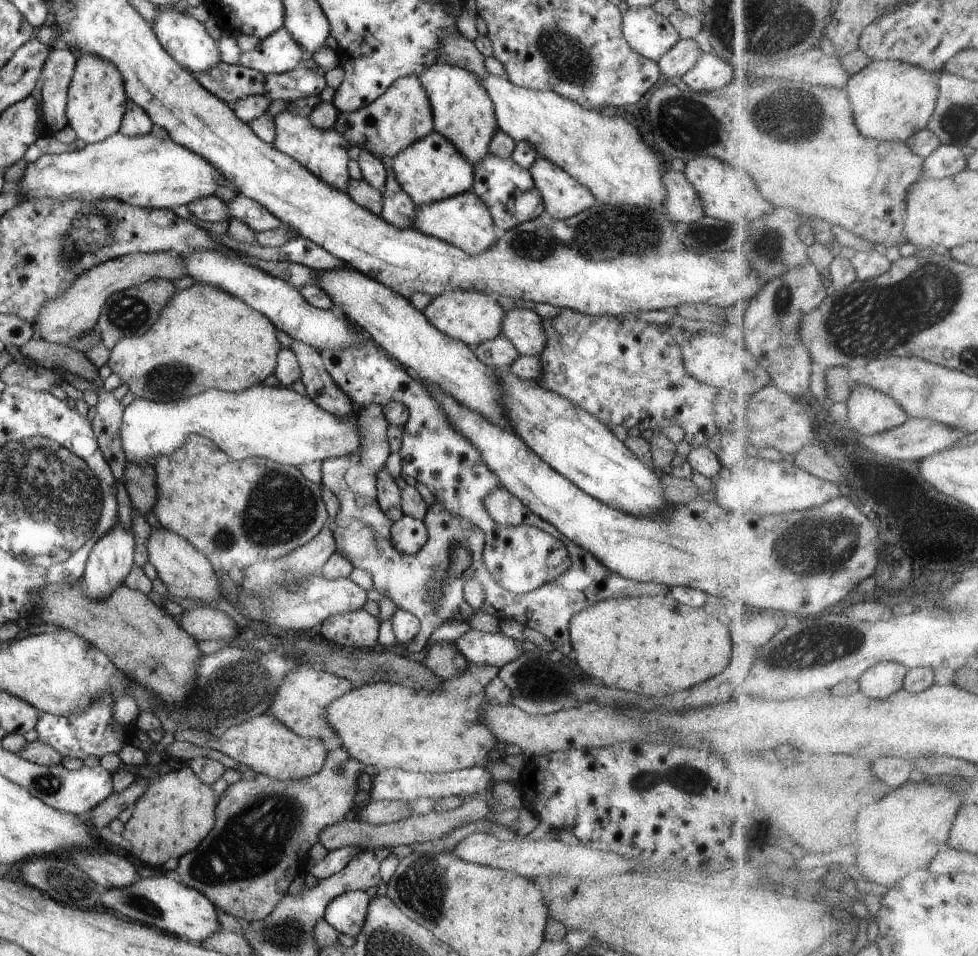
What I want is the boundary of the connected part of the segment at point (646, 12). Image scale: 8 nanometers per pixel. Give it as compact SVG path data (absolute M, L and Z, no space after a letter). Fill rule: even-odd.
M630 7L623 14L622 30L630 48L654 62L680 40L667 17L654 12L652 7Z

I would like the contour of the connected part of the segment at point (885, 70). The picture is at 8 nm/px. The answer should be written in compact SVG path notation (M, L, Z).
M903 60L873 61L849 82L849 93L855 108L855 117L861 131L873 139L908 142L915 134L927 129L935 118L941 97L942 71L931 71Z

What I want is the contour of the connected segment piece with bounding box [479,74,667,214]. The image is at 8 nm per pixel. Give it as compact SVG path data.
M489 74L484 79L481 77L479 79L495 106L495 119L499 128L511 136L516 143L529 142L540 157L547 158L560 169L564 169L564 172L588 188L602 204L632 205L665 214L663 204L667 197L667 190L663 183L663 174L666 172L667 163L663 163L660 154L654 152L653 145L644 142L636 126L622 117L602 116L598 111L582 108L577 102L552 91L535 91L519 87L506 77Z

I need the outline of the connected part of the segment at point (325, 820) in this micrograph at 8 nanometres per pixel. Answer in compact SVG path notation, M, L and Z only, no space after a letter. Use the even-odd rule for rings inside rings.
M342 746L336 748L334 751L330 751L327 754L324 766L320 769L320 772L313 774L312 776L303 779L292 779L287 781L279 781L271 779L266 775L256 775L250 779L240 779L238 782L228 785L228 788L219 796L217 807L215 810L215 823L214 828L210 831L210 834L202 841L202 844L194 850L194 852L187 852L183 854L179 860L179 865L176 868L176 874L178 878L176 880L183 884L185 887L197 890L204 896L211 900L211 903L218 908L218 910L224 911L237 919L246 918L251 923L252 921L259 921L266 918L273 910L274 907L287 895L288 889L292 881L304 873L304 865L308 863L309 850L319 843L319 834L333 824L341 823L348 818L353 817L354 806L356 806L356 796L358 796L358 778L360 774L364 772L365 764L362 764L359 760L356 760L349 752Z

